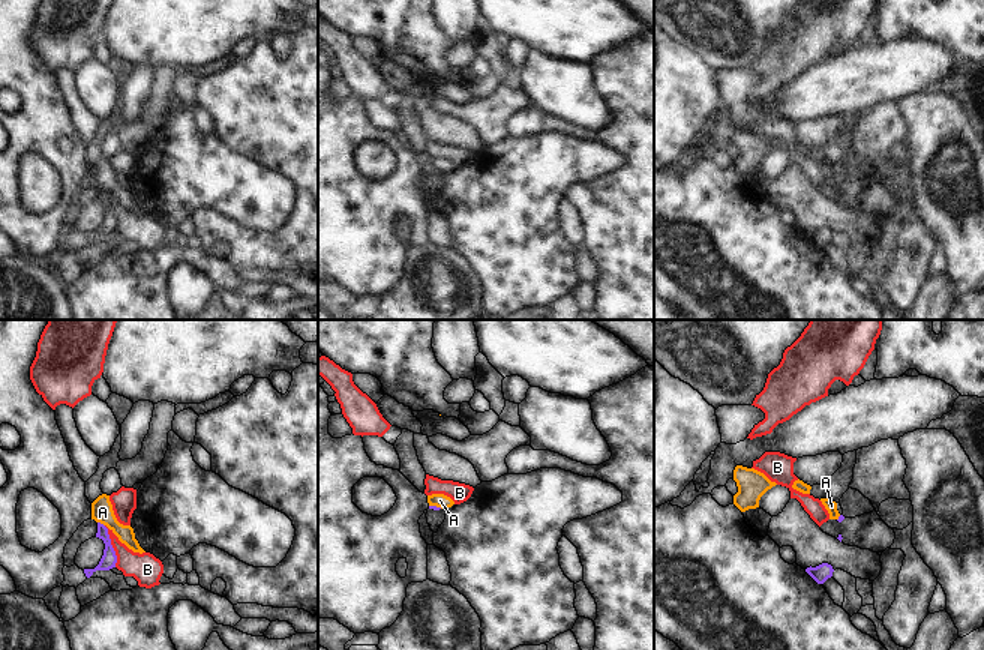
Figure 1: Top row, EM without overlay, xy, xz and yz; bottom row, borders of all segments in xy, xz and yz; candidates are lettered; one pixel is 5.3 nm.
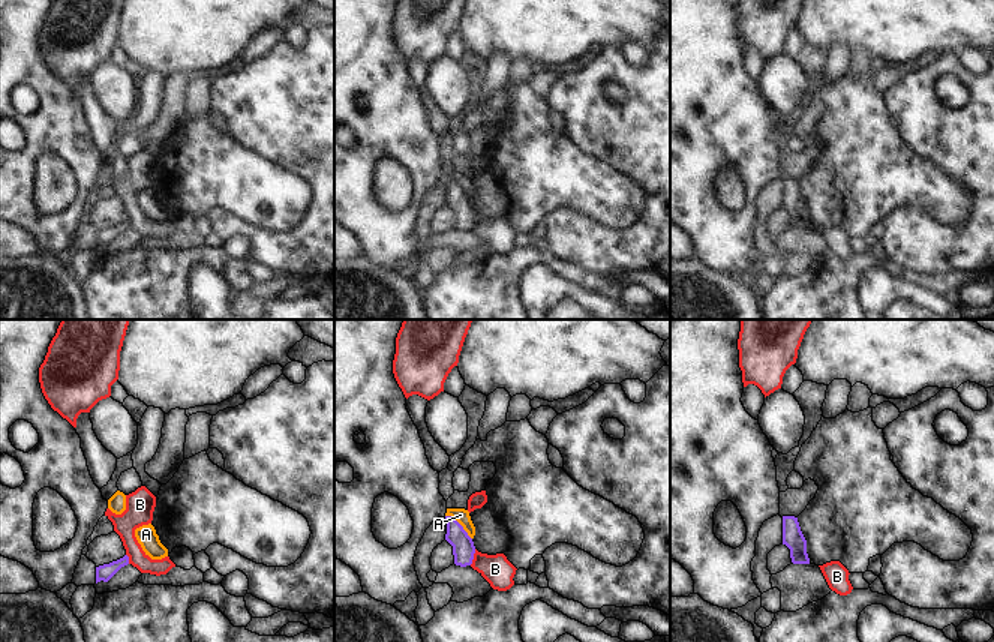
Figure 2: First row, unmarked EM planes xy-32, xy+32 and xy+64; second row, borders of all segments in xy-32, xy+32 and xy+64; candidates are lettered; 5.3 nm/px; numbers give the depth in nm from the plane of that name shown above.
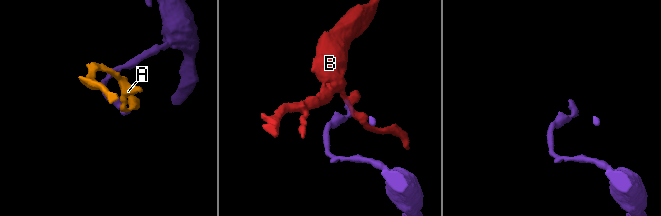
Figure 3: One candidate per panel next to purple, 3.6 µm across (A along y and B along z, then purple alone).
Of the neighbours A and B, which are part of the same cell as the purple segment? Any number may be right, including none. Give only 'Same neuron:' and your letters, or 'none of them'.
Same neuron: none of them

